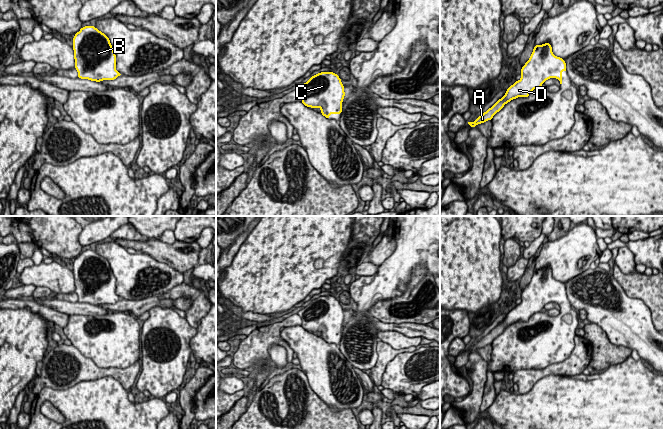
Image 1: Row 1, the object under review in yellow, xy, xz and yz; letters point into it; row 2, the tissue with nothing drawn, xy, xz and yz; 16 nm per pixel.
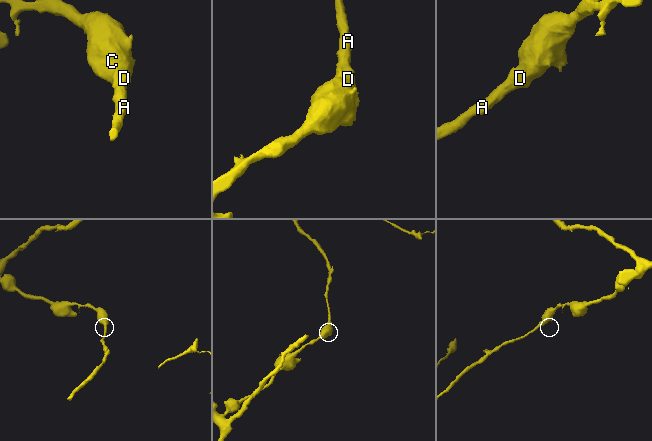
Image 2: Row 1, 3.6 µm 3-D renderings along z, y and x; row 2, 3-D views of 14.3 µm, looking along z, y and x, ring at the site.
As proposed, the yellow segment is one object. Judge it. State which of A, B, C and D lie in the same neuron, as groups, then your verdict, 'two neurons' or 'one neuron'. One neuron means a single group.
A B C D | one neuron

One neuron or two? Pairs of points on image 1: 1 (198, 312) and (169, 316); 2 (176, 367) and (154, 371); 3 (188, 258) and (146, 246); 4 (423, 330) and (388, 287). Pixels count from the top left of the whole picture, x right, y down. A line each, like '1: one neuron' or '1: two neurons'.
1: two neurons
2: one neuron
3: one neuron
4: two neurons

